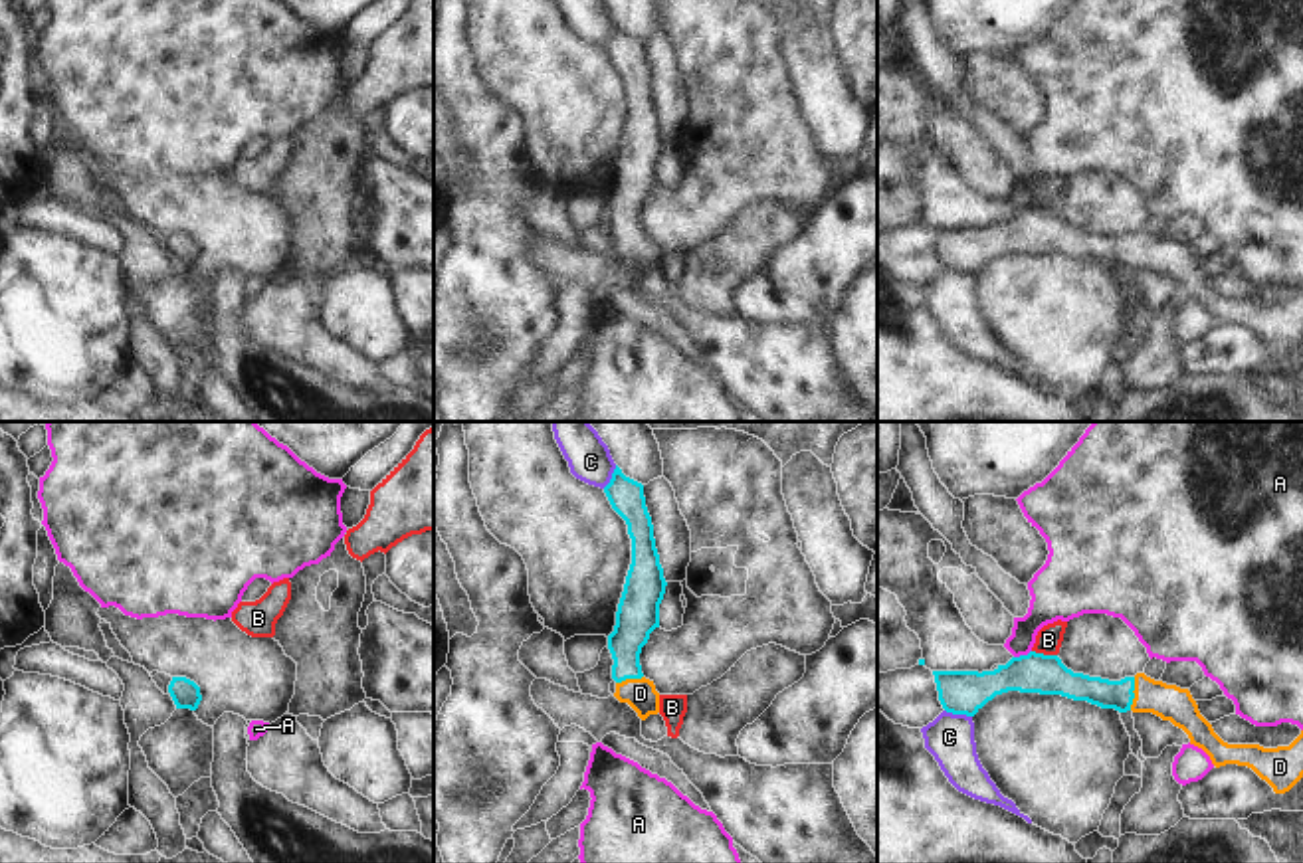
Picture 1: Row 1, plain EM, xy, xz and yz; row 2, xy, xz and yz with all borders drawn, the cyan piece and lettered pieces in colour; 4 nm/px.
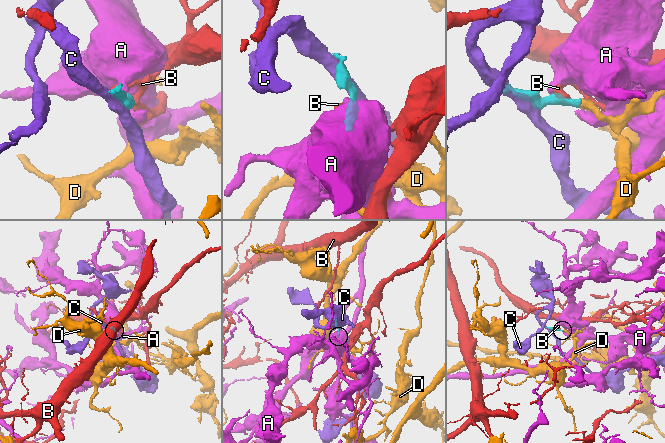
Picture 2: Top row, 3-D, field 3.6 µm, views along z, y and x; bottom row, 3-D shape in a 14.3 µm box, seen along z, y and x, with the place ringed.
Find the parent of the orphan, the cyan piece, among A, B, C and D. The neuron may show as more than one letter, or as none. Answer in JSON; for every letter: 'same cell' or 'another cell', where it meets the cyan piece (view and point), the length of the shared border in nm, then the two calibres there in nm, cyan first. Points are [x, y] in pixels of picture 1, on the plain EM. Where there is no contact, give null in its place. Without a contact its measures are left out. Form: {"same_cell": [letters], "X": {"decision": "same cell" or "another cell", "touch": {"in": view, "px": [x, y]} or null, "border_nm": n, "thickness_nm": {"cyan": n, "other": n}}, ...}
{"same_cell": ["D"], "A": {"decision": "another cell", "touch": {"in": "yz", "px": [1022, 212]}, "border_nm": 80, "thickness_nm": {"cyan": 160, "other": 160}}, "B": {"decision": "another cell", "touch": {"in": "yz", "px": [1044, 212]}, "border_nm": 110, "thickness_nm": {"cyan": 160, "other": 110}}, "C": {"decision": "another cell", "touch": {"in": "yz", "px": [959, 270]}, "border_nm": 120, "thickness_nm": {"cyan": 180, "other": 190}}, "D": {"decision": "same cell", "touch": {"in": "yz", "px": [1133, 250]}, "border_nm": 140, "thickness_nm": {"cyan": 120, "other": 140}}}

